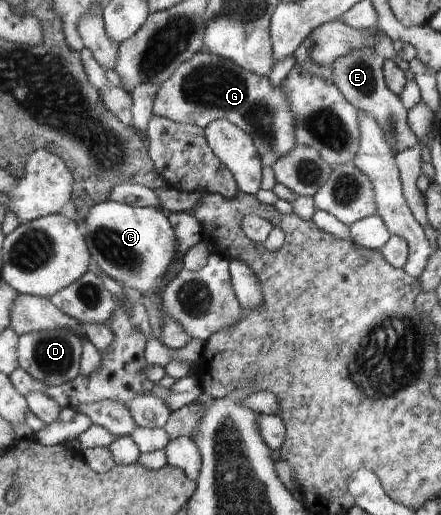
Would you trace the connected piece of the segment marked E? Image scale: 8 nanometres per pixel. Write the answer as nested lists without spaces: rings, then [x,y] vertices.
[[[379,31],[378,38],[372,48],[361,48],[350,52],[348,55],[338,58],[330,66],[332,83],[337,87],[337,90],[341,91],[341,94],[349,101],[350,105],[353,105],[357,110],[369,113],[381,125],[386,133],[387,144],[395,153],[419,145],[418,138],[408,127],[407,109],[401,104],[399,97],[387,88],[384,81],[383,63],[387,59],[396,60],[397,57],[394,41],[385,33]]]

